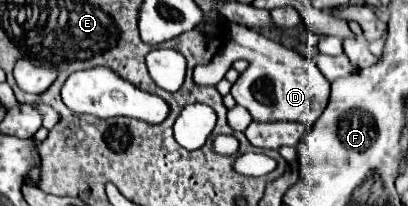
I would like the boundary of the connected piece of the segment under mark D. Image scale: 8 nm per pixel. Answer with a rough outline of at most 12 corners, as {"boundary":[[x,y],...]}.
{"boundary":[[261,37],[231,87],[255,121],[311,127],[329,101],[313,59]]}

